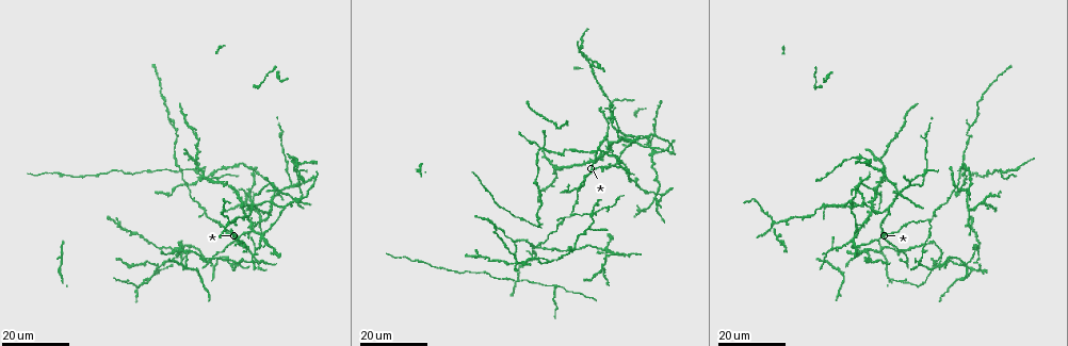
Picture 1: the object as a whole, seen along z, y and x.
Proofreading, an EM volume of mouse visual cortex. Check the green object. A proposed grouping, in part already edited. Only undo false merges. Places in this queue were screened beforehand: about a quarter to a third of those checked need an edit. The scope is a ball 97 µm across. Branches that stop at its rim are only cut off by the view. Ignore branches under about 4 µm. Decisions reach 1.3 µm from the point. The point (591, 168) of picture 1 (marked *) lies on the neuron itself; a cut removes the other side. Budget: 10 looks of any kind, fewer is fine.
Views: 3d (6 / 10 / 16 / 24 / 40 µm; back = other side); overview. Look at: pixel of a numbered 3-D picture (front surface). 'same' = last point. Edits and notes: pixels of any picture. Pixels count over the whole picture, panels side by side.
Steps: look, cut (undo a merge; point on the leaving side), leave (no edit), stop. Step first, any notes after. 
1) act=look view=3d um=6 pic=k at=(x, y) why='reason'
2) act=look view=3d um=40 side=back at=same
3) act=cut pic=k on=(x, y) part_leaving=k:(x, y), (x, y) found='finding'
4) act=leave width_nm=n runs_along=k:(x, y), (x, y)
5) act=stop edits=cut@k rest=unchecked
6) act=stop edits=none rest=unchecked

act=look view=3d um=16 pic=1 at=(856, 235)

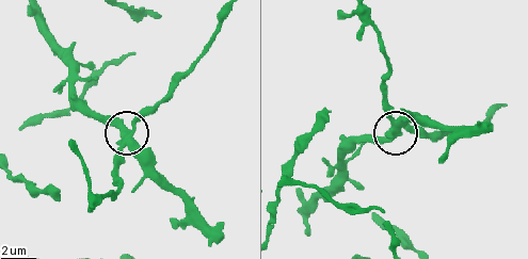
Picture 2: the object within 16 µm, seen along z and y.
act=look view=3d um=6 pic=2 at=(121, 129)

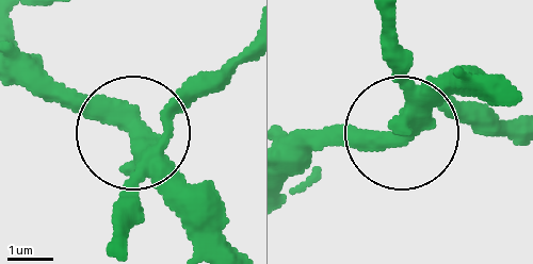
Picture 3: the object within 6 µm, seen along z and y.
act=leave runs_along=3:(243, 46), (132, 137), (140, 214) found='continuous, no second neuron'

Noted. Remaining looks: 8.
act=look view=3d um=24 pic=1 at=(834, 247) why='two arms in line, one across'

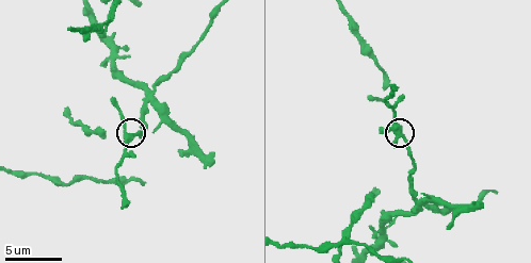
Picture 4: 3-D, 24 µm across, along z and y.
act=look view=3d um=10 pic=4 at=(137, 135)

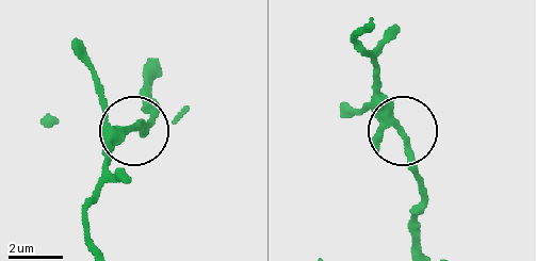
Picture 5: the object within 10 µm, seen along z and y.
act=leave runs_along=5:(421, 242), (413, 160), (375, 80) found='continuous, no second neuron'

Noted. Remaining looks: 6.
act=look view=3d um=24 pic=1 at=(838, 205) why='side arm on a straight run'

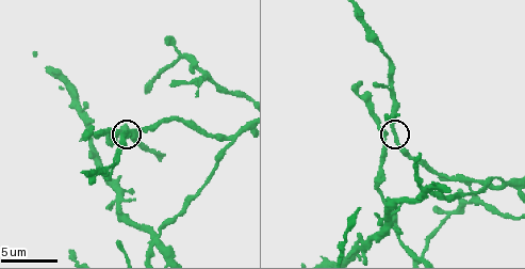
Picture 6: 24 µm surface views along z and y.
act=look view=3d um=10 pic=6 at=(394, 133) why='zoom in'

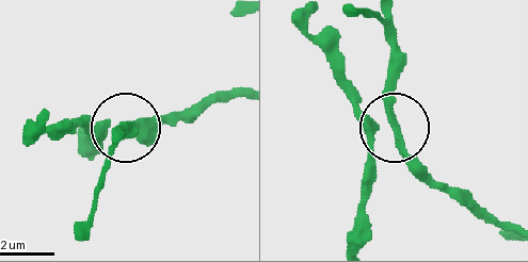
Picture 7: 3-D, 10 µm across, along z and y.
act=look view=3d um=6 pic=7 at=(394, 123)

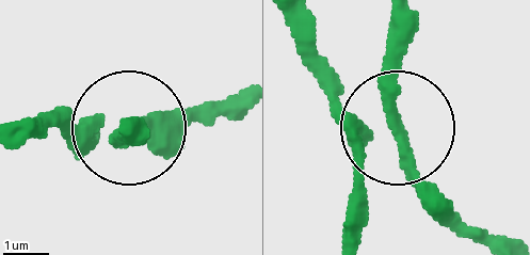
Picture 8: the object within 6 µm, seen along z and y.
act=leave arms=3 runs_along=8:(346, 244), (362, 141), (391, 126), (391, 15) found='one neuron here'

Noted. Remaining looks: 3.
act=look view=3d um=10 pic=6 at=(183, 57) why='small branch off a trunk'

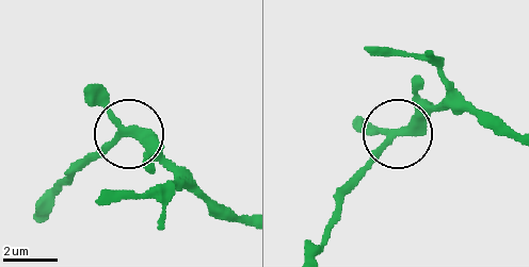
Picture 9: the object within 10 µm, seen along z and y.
act=leave width_nm=320 found='all the same neuron'

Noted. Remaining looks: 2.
act=look view=3d um=16 pic=1 at=(189, 270)

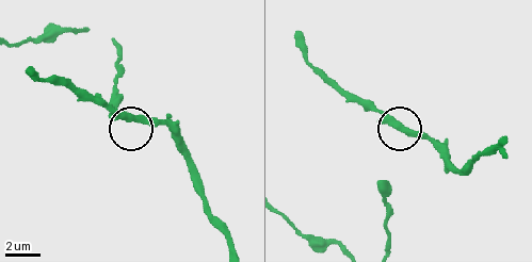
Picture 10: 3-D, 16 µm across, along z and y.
act=look view=3d um=6 pic=10 at=(403, 128) why='zoom in'

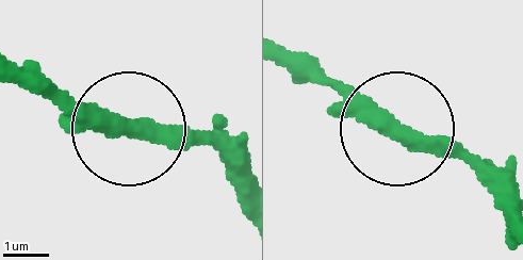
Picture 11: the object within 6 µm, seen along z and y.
act=leave found='one neuron here'

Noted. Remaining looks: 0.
act=stop edits=none rest=unchecked

